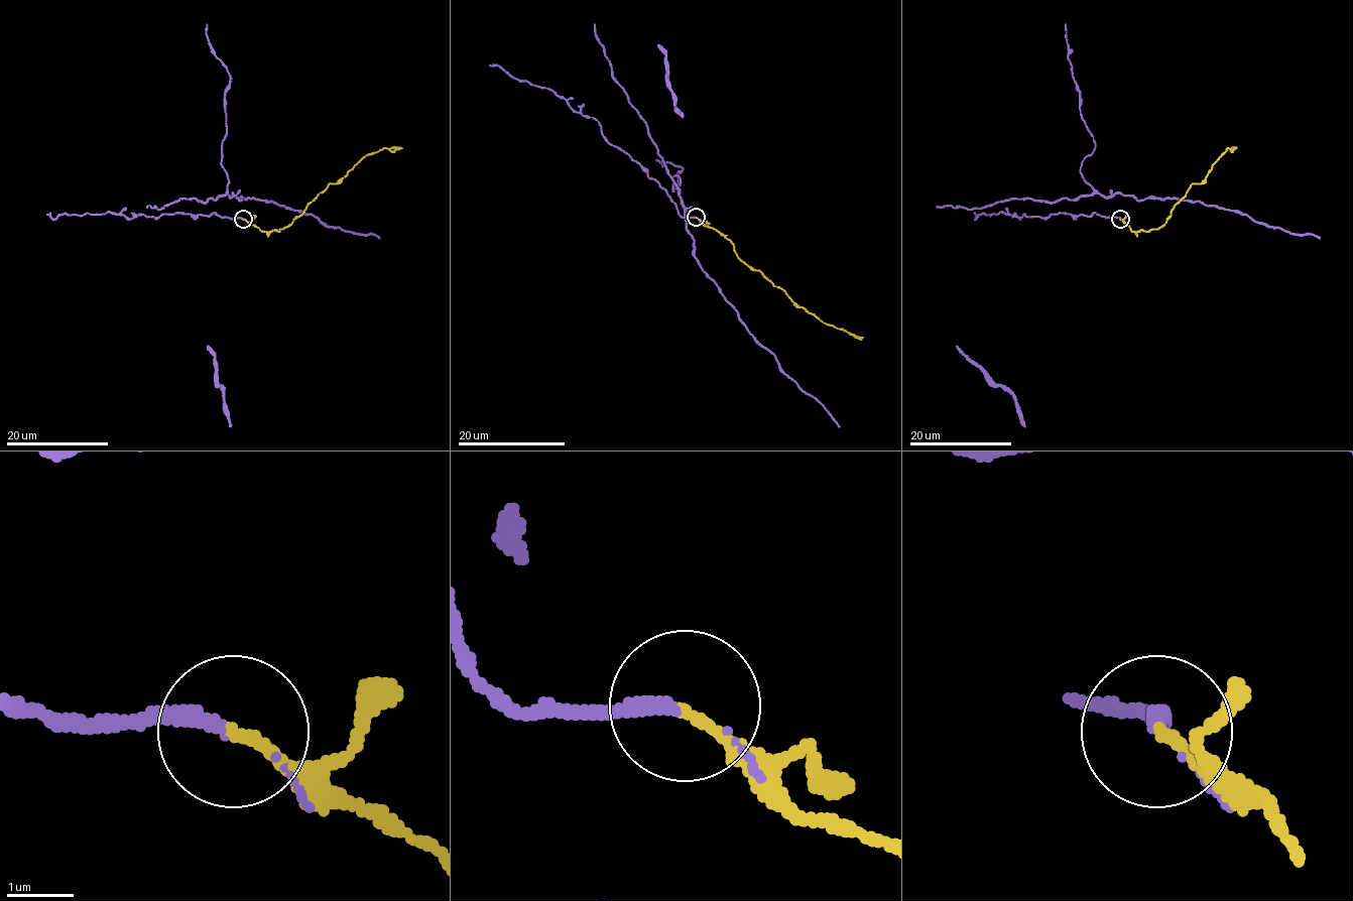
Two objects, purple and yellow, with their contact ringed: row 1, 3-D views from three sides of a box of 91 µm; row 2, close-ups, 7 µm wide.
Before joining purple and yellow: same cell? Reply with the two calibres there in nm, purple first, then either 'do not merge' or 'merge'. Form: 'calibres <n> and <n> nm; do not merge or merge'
calibres 160 and 150 nm; merge

